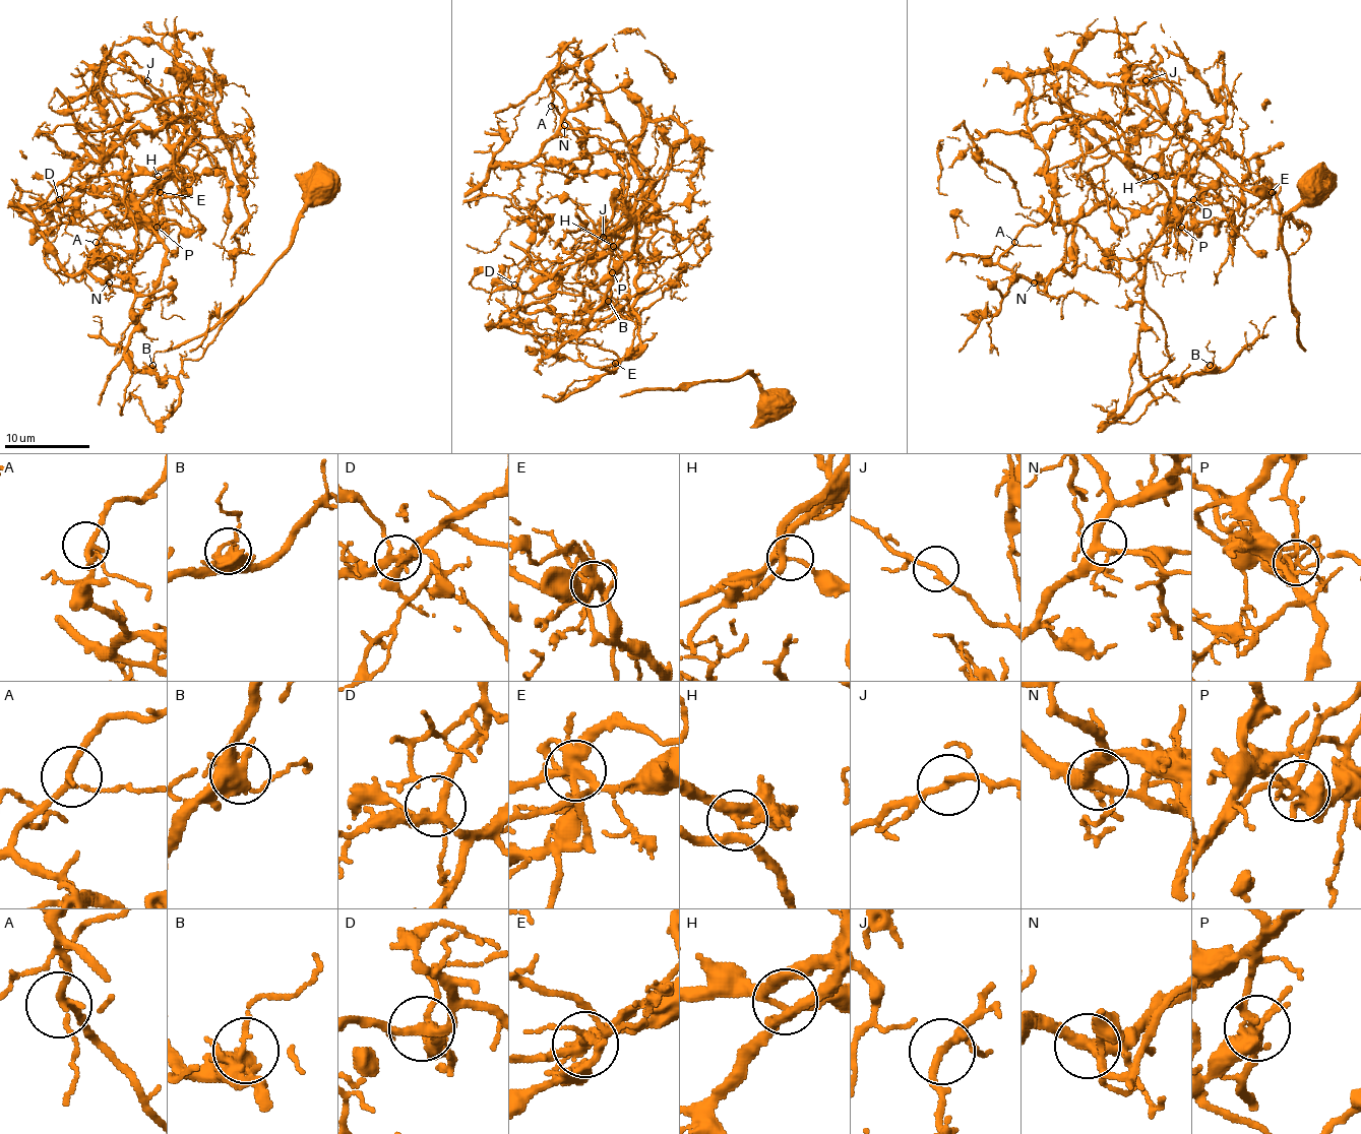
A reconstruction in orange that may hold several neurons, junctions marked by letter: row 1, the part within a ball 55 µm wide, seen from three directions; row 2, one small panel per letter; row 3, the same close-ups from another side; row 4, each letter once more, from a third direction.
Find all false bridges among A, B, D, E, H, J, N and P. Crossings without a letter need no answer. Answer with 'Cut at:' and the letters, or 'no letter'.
Cut at: E, J, P

